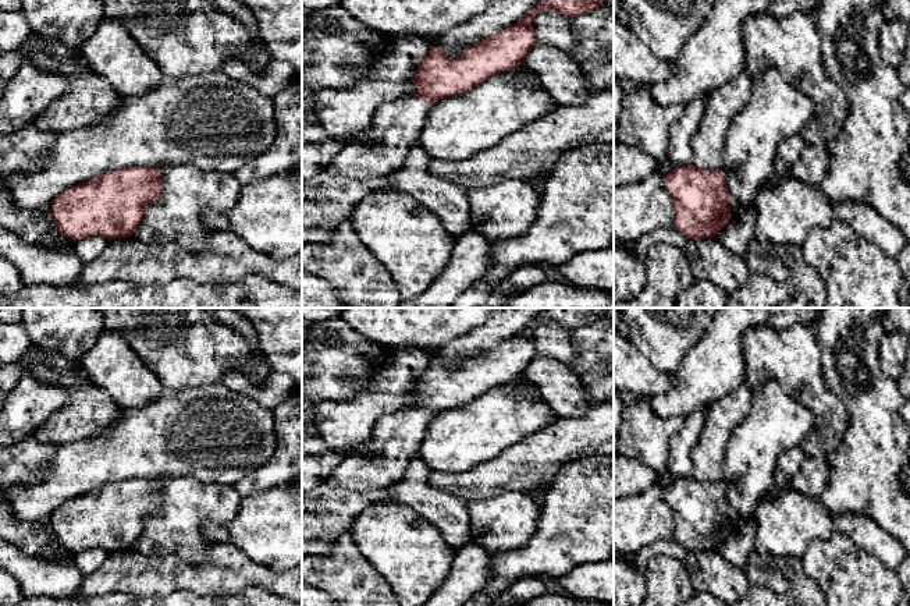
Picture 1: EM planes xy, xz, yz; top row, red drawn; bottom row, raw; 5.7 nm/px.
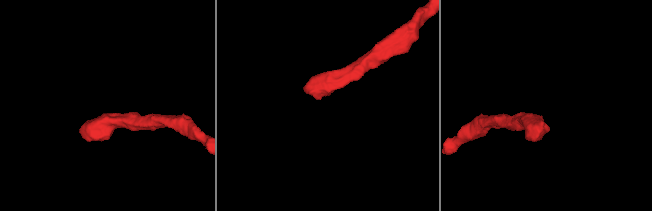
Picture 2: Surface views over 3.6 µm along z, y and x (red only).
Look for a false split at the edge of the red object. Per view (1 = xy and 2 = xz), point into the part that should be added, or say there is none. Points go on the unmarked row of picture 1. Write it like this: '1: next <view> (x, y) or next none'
1: next none
2: next xz (397, 436)

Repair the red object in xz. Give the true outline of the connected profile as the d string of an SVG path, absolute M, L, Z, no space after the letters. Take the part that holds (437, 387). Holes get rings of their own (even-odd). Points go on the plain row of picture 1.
M544 308L516 336L466 359L454 371L431 357L410 390L416 397L415 407L381 417L365 450L345 457L323 483L359 493L388 489L404 481L431 417L522 376L536 357L533 332L537 325L554 322L573 332L597 322L607 309Z

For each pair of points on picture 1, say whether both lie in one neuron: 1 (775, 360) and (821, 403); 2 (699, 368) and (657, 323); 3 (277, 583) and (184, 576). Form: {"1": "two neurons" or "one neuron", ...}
{"1": "one neuron", "2": "two neurons", "3": "one neuron"}

